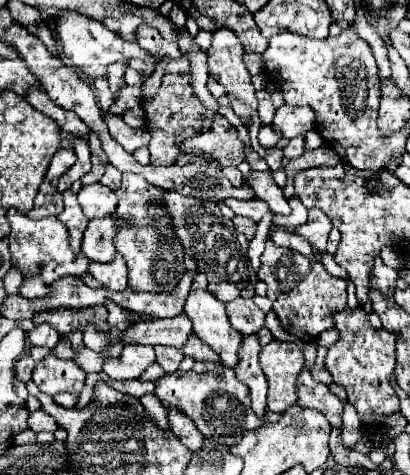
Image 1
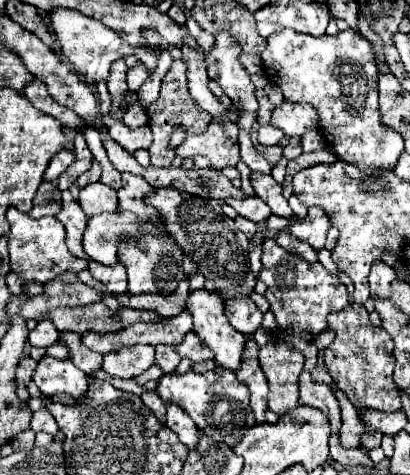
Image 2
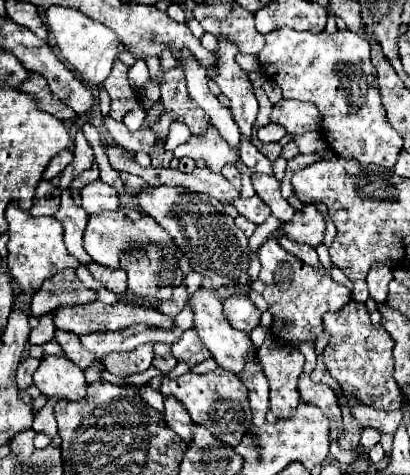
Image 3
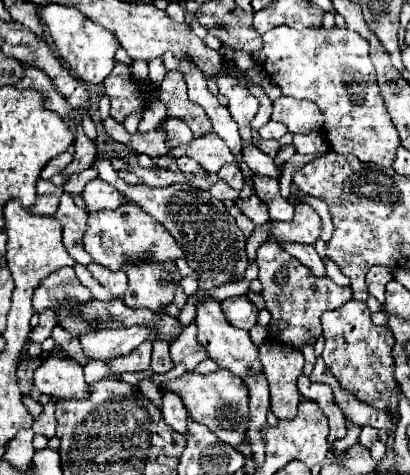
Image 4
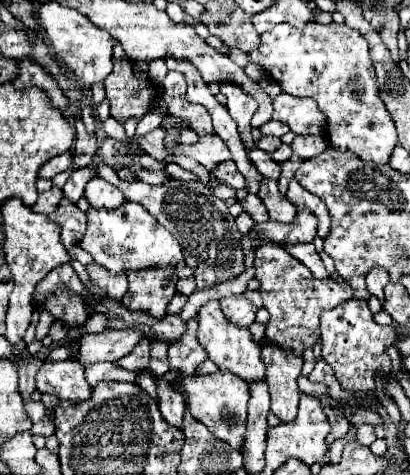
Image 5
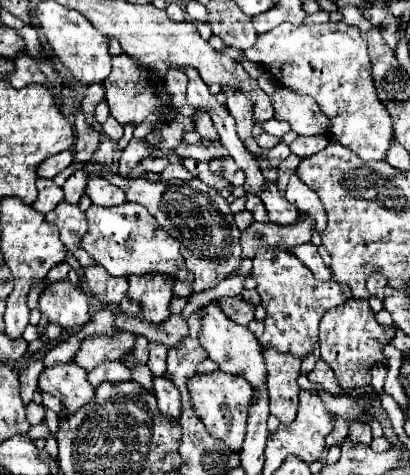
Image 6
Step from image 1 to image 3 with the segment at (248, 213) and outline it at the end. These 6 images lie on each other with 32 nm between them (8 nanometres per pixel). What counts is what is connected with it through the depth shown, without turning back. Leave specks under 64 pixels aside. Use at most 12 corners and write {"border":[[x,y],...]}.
{"border":[[236,198],[230,202],[254,224],[264,224],[268,206],[258,198]]}

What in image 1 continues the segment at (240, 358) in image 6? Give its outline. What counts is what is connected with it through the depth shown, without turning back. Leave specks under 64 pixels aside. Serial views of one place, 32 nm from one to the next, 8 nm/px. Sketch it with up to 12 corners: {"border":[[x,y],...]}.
{"border":[[192,290],[184,312],[194,334],[236,368],[244,336],[224,304]]}

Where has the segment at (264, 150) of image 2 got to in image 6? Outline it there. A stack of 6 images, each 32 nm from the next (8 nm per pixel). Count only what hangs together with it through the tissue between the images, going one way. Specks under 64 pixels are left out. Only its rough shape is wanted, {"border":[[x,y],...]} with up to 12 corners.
{"border":[[262,122],[254,124],[256,142],[264,148],[280,142],[262,130]]}

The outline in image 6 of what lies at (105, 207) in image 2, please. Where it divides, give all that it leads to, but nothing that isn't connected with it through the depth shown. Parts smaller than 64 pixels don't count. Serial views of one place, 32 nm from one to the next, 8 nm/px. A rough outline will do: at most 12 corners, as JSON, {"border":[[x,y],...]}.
{"border":[[104,176],[90,178],[86,194],[92,204],[116,206],[126,194]]}

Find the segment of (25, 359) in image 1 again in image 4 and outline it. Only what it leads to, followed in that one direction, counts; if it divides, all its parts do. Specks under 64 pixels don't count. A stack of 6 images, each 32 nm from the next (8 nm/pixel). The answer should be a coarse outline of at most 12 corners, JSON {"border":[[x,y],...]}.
{"border":[[32,358],[18,366],[20,392],[26,396],[34,388],[34,372],[42,364]]}

